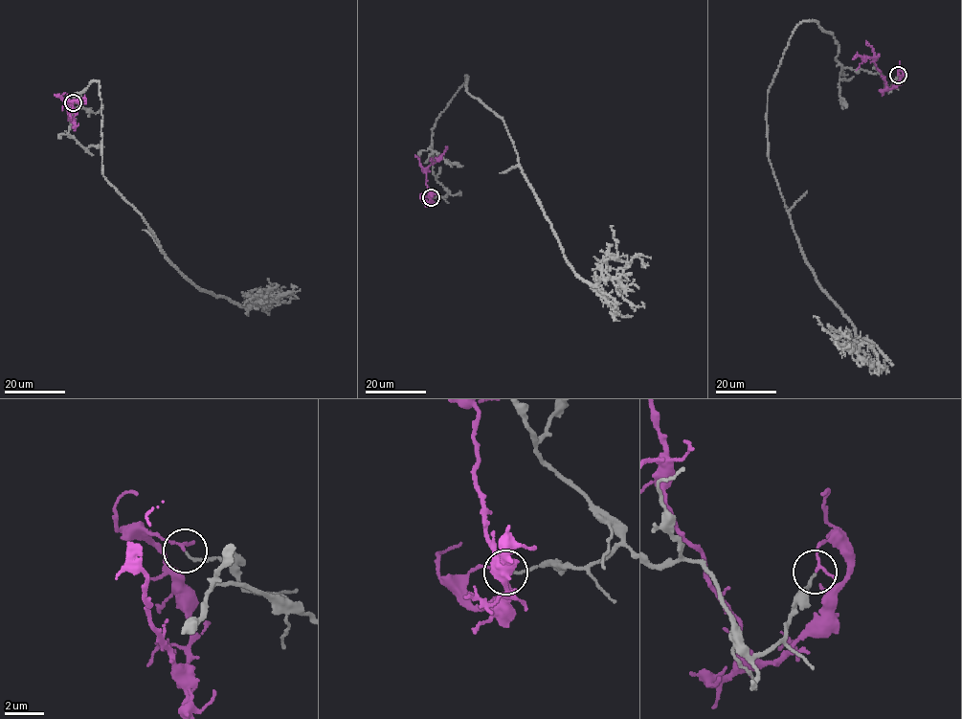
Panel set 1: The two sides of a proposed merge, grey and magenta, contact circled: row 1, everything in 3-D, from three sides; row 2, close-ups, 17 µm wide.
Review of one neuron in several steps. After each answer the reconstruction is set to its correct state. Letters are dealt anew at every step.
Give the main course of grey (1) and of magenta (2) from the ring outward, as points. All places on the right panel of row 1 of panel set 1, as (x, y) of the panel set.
1: (898, 75), (887, 87), (843, 67), (834, 33), (802, 21), (767, 101), (794, 231), (875, 370)
2: (898, 75), (898, 71), (902, 72), (900, 79), (888, 88), (874, 58), (858, 56), (853, 59)

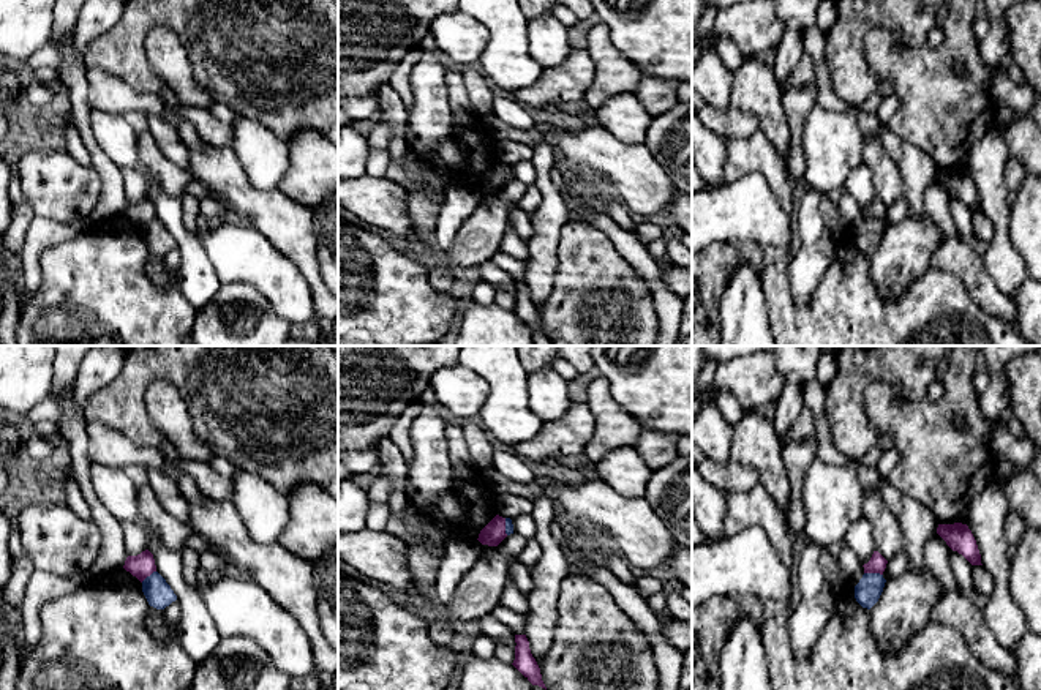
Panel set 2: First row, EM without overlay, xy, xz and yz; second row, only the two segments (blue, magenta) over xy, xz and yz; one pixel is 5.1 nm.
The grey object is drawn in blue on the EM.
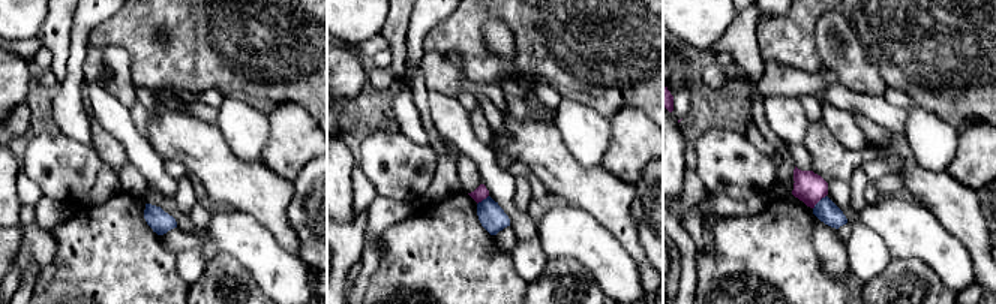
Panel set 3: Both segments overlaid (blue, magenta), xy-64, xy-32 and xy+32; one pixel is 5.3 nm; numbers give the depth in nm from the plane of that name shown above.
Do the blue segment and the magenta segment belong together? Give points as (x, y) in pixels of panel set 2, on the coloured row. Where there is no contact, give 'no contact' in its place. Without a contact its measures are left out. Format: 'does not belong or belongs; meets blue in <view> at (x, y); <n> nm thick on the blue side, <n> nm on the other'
does not belong; meets blue in yz at (874, 573); 140 nm thick on the blue side, 90 nm on the other

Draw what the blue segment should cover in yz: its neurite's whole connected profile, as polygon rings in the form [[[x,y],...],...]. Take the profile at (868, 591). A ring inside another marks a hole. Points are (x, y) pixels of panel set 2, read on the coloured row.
[[[864,573],[855,586],[855,598],[862,606],[870,609],[880,598],[886,579],[880,573]]]

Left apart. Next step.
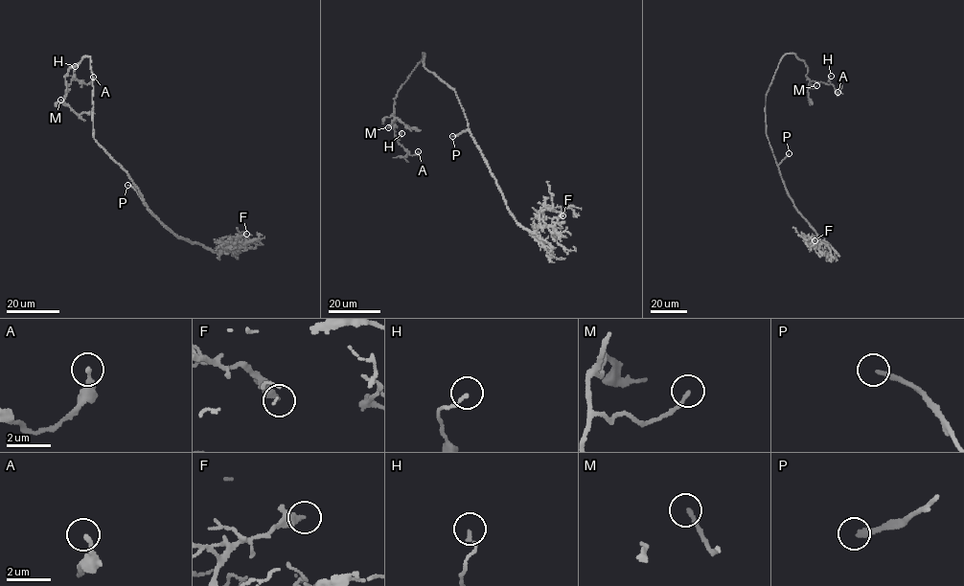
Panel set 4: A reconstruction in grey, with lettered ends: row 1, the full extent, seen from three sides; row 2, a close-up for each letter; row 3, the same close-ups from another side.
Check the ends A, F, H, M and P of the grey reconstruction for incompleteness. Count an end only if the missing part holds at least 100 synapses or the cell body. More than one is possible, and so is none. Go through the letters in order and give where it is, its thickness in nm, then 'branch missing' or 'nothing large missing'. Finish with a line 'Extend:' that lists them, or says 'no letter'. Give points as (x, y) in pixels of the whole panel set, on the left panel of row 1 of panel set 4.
A: (93, 77) | 180 nm | nothing large missing
F: (246, 234) | 320 nm | nothing large missing
H: (75, 66) | 130 nm | nothing large missing
M: (60, 100) | 170 nm | nothing large missing
P: (127, 185) | 200 nm | branch missing
Extend: P

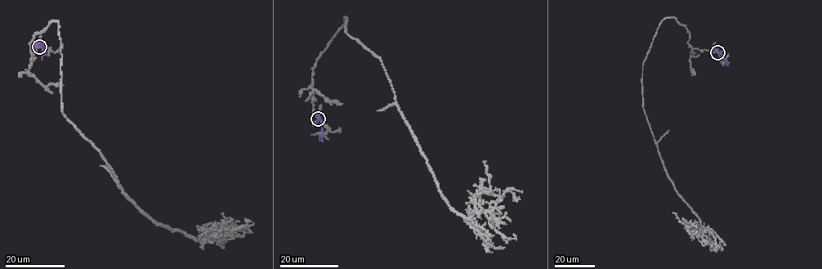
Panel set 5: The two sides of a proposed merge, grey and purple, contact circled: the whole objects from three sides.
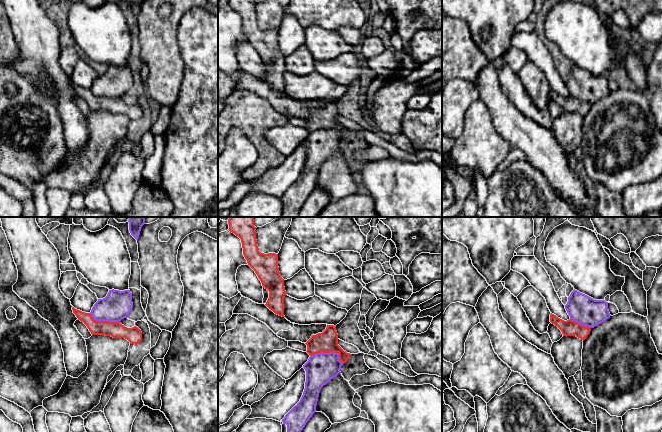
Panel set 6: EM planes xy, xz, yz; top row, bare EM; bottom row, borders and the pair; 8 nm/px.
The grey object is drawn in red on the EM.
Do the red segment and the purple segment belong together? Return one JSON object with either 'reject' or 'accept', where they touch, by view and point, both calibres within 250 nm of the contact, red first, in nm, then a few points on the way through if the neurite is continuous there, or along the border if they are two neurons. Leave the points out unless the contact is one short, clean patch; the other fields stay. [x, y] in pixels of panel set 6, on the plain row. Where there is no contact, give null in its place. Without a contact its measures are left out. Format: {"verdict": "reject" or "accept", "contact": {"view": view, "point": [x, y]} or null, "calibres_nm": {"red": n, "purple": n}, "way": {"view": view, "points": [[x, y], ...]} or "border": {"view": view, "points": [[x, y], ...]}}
{"verdict": "reject", "contact": {"view": "xz", "point": [329, 128]}, "calibres_nm": {"red": 170, "purple": 240}, "border": {"view": "xz", "points": [[310, 132], [321, 128], [336, 128], [338, 134], [343, 139]]}}

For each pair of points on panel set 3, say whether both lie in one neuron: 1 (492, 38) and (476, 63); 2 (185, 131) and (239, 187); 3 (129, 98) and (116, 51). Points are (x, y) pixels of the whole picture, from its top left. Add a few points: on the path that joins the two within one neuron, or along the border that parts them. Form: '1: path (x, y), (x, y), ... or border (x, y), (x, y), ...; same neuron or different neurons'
1: border (488, 20), (483, 27), (486, 47), (510, 62); different neurons
2: path (197, 144), (225, 174); same neuron
3: path (122, 86), (120, 63); same neuron

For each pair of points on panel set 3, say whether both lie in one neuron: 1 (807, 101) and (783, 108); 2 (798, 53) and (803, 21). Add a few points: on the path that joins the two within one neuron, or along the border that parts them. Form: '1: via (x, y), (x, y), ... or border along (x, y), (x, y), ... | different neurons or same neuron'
1: border along (797, 99), (810, 122) | different neurons
2: via (798, 45), (798, 29) | same neuron

